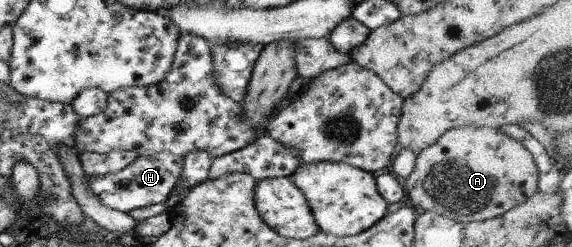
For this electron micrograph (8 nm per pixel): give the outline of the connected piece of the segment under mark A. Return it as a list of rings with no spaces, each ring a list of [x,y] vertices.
[[[457,127],[424,148],[405,182],[406,201],[457,222],[484,221],[505,214],[538,190],[533,155],[518,141],[487,127]]]

